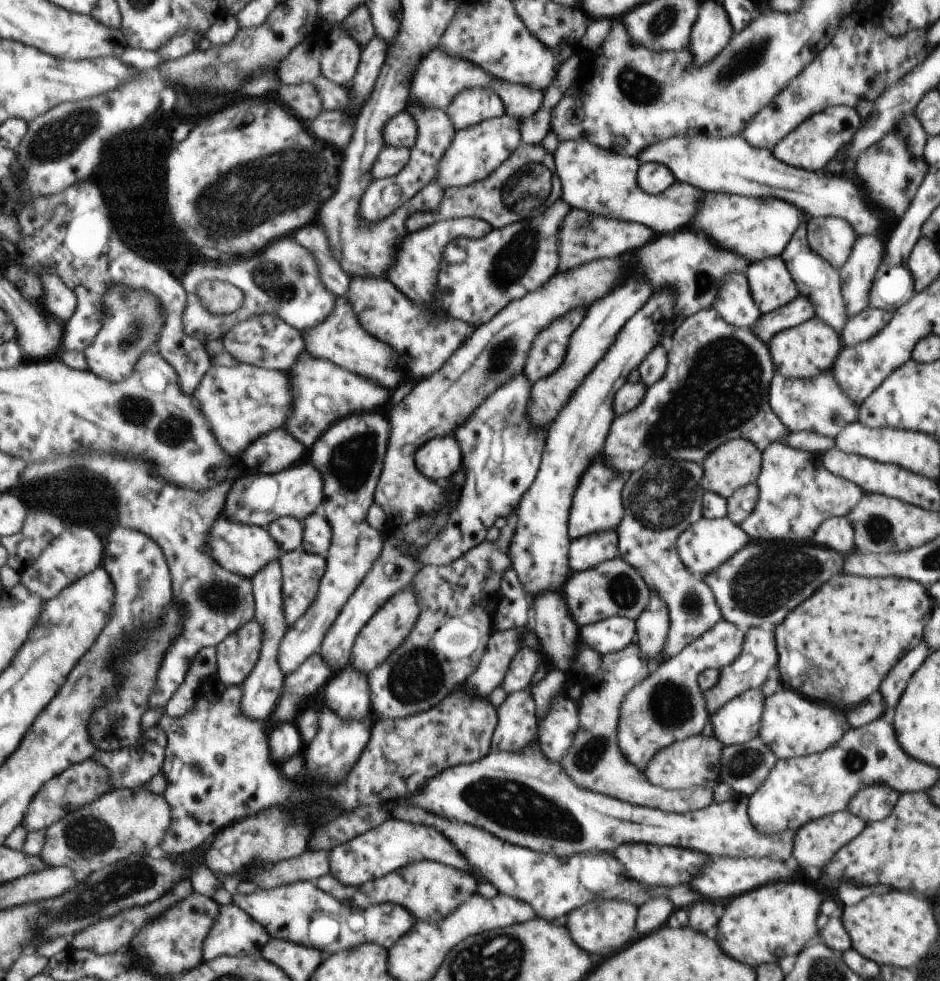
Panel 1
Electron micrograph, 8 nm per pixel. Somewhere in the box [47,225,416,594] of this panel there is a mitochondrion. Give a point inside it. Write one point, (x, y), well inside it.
(174, 431)

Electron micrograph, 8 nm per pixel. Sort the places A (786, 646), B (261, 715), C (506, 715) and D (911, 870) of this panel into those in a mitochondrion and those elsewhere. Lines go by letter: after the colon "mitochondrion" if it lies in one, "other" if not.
A: other
B: other
C: other
D: other

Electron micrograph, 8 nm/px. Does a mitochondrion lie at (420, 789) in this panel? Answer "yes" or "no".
no

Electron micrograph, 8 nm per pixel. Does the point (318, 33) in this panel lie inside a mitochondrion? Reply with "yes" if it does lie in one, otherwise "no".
no

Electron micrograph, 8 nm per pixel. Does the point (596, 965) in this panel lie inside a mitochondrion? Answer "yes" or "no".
no

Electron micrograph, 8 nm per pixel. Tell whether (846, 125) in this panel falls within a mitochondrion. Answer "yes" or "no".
no

